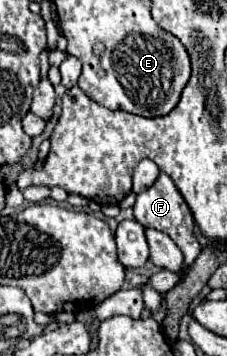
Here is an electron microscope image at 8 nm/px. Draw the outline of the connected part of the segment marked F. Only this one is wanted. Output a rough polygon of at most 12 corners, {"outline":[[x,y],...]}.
{"outline":[[168,174],[136,196],[134,218],[200,254],[194,218]]}

